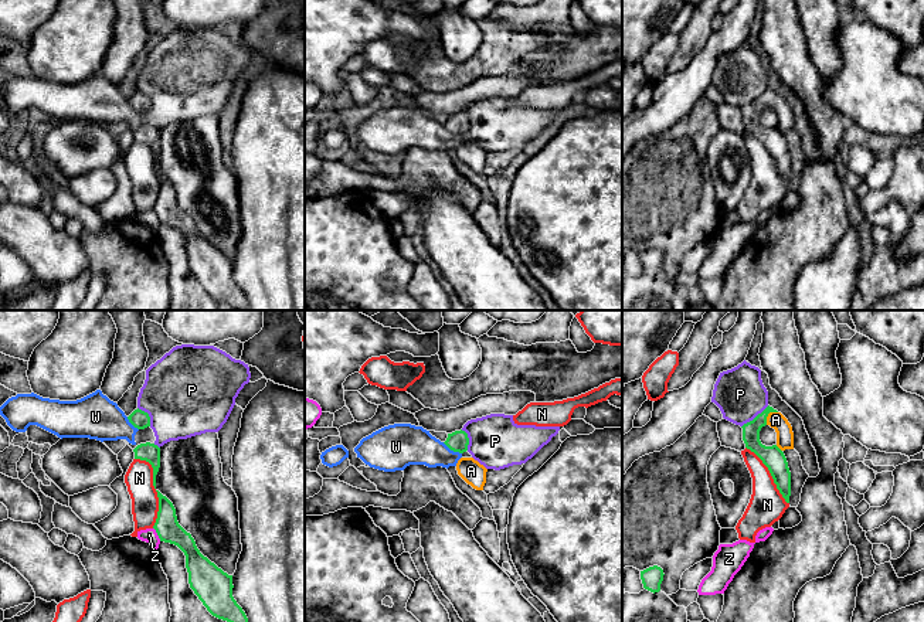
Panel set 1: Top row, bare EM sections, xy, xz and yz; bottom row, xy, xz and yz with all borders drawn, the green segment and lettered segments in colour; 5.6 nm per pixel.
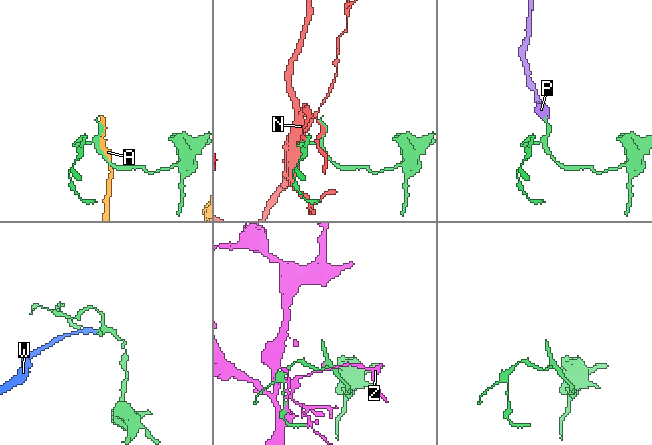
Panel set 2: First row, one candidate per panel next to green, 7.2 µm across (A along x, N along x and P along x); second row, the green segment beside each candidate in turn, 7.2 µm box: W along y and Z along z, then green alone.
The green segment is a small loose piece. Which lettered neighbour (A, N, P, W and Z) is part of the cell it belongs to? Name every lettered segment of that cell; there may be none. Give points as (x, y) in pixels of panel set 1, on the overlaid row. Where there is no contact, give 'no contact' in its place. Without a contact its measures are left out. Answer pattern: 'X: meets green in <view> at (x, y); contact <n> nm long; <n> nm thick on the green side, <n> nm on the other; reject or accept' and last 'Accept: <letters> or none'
A: meets green in yz at (767, 415); contact 100 nm long; 120 nm thick on the green side, 100 nm on the other; accept
N: meets green in xy at (155, 488); contact 420 nm long; 110 nm thick on the green side, 160 nm on the other; reject
P: meets green in yz at (756, 417); contact 200 nm long; 120 nm thick on the green side, 280 nm on the other; reject
W: meets green in xz at (452, 449); contact 130 nm long; 120 nm thick on the green side, 220 nm on the other; reject
Z: meets green in xy at (158, 534); contact 90 nm long; 140 nm thick on the green side, 80 nm on the other; reject
Accept: A

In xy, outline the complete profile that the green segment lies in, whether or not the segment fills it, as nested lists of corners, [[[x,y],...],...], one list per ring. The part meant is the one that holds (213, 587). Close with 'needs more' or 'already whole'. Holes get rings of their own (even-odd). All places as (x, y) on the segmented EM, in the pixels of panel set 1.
[[[159,490],[159,511],[153,526],[160,541],[177,545],[186,555],[188,584],[207,611],[227,622],[248,622],[242,608],[232,596],[232,575],[228,575],[196,545],[194,538],[177,521],[173,503]]]; already whole

